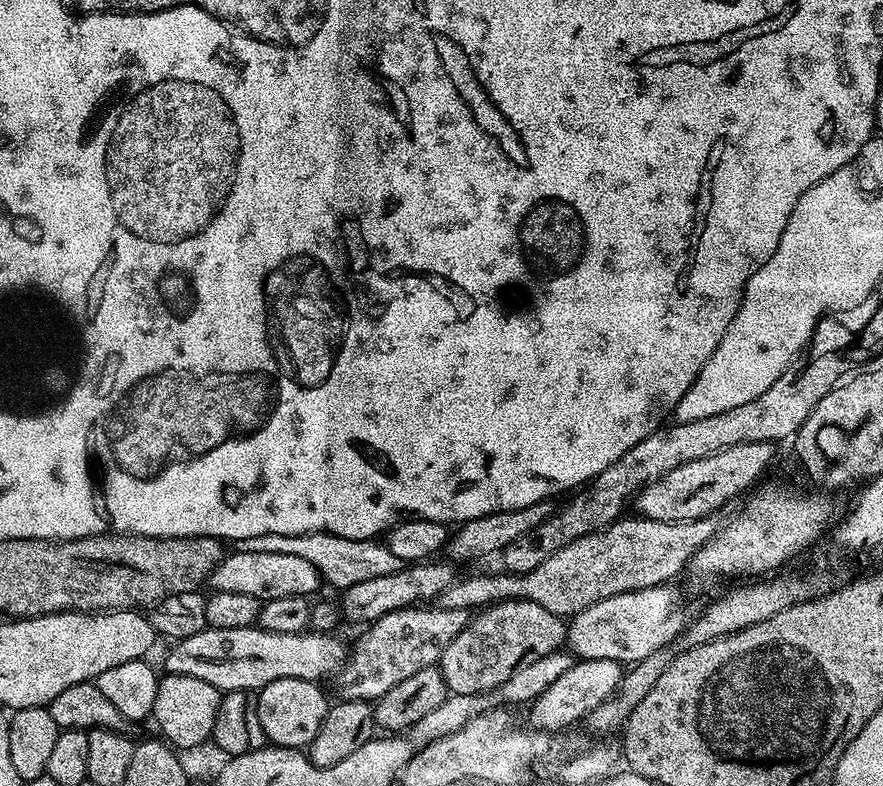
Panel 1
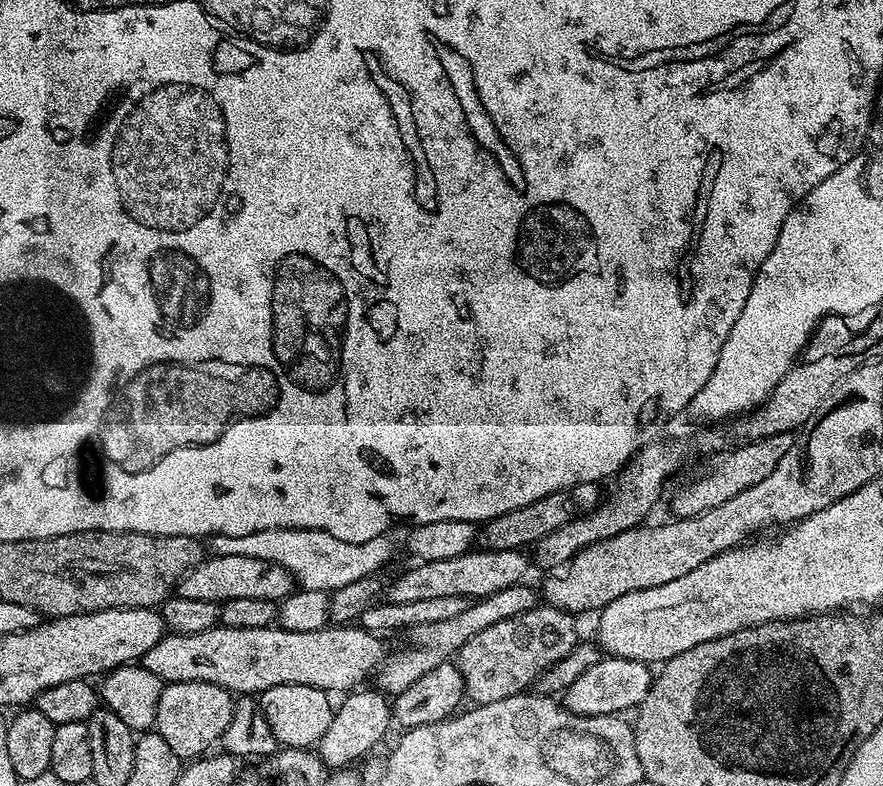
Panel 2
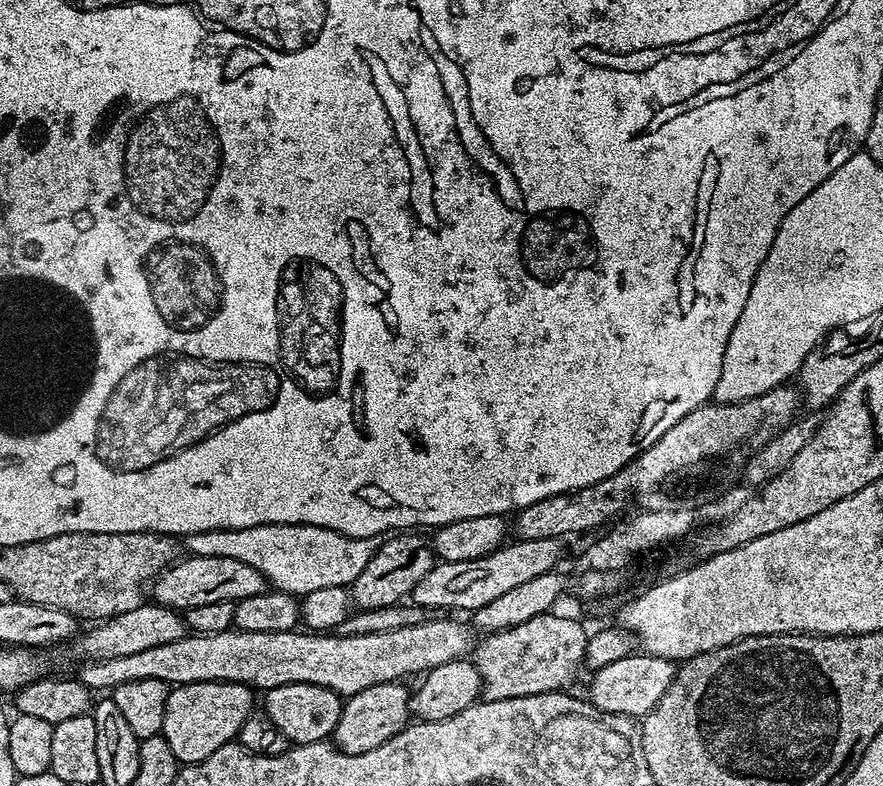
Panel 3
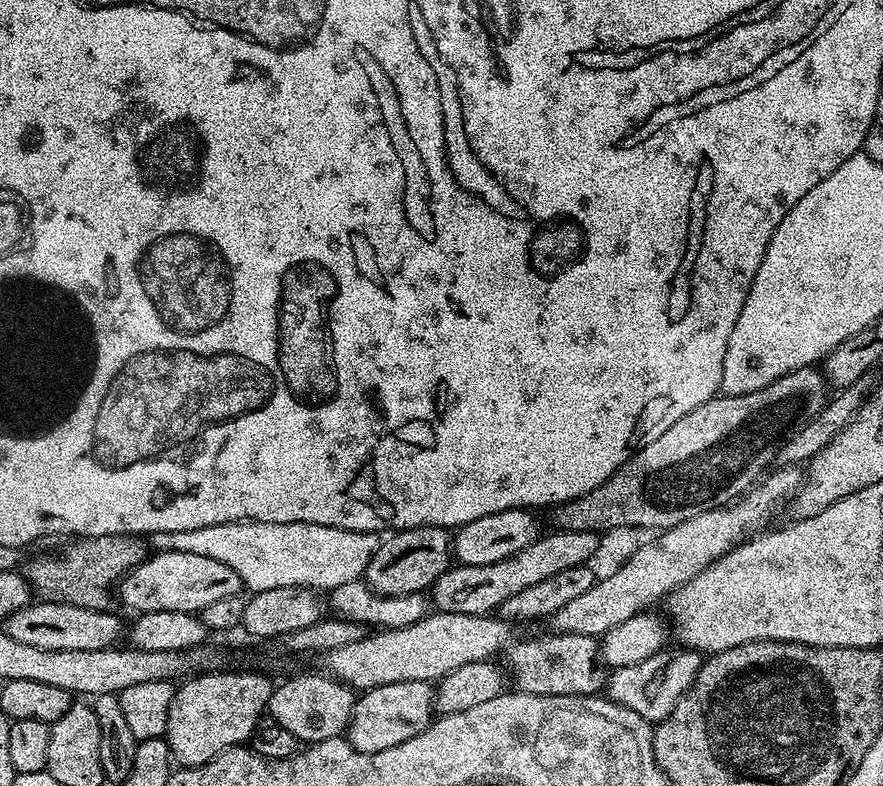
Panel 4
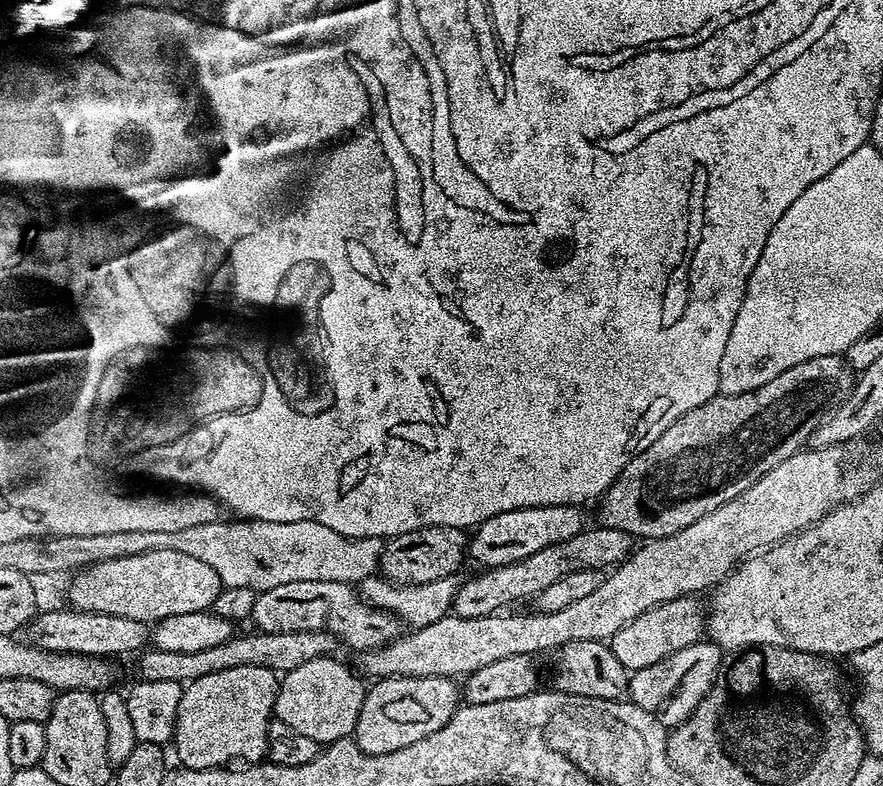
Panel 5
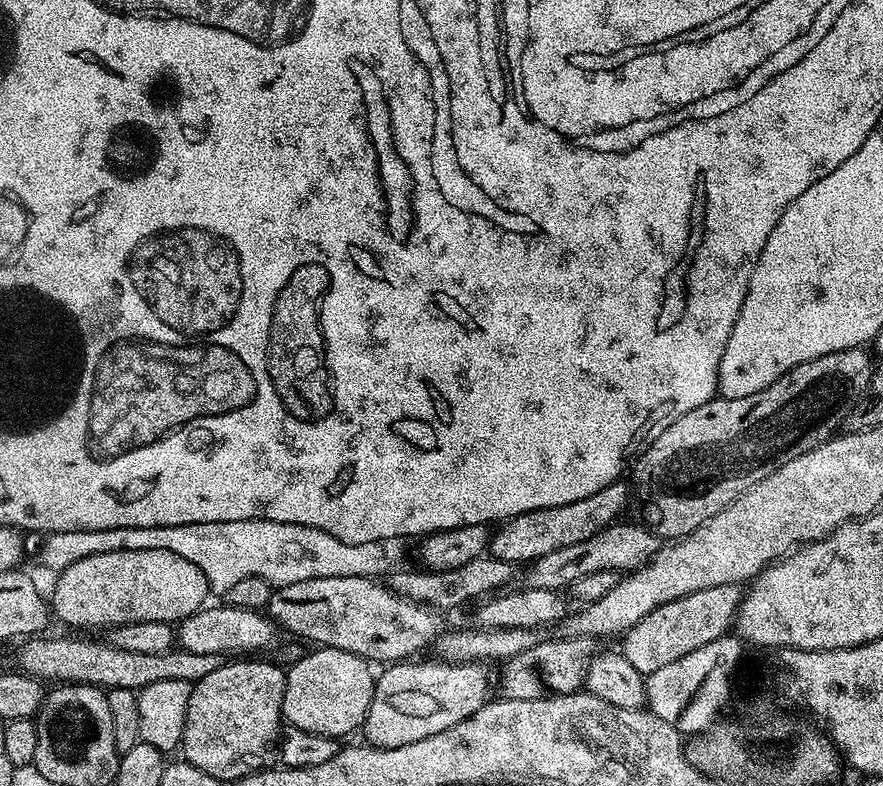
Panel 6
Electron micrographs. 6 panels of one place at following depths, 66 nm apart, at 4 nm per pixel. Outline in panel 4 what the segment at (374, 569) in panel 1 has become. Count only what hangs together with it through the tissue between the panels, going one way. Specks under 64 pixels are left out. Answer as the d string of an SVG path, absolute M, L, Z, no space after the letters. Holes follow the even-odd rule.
M241 520L202 526L198 530L153 532L150 542L161 552L202 554L202 558L224 562L238 574L241 585L253 593L278 590L278 586L331 590L342 586L342 582L361 579L370 558L376 553L378 536L375 532L351 532L306 522L275 524Z

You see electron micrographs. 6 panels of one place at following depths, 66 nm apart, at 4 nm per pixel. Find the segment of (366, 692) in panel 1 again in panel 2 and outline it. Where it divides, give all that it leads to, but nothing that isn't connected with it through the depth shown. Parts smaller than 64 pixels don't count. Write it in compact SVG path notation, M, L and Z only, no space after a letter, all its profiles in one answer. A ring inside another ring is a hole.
M521 582L514 586L506 586L506 590L498 590L489 596L481 596L475 602L469 603L462 614L449 618L446 622L430 622L426 626L418 626L407 633L408 647L387 657L375 673L375 687L389 697L402 694L410 682L418 682L422 674L430 674L440 664L447 664L459 652L460 647L474 634L486 630L486 626L494 626L494 622L502 622L504 618L514 618L526 614L526 610L537 607L538 592L528 585L528 582Z

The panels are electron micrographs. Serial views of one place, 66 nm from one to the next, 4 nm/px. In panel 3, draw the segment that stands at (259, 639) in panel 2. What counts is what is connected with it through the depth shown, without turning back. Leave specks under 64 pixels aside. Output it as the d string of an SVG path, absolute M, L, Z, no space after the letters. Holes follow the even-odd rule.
M429 618L418 626L386 630L386 634L353 636L313 634L307 630L278 634L250 634L239 630L185 634L178 642L165 642L163 646L141 650L139 654L126 654L126 658L81 663L78 679L89 690L111 690L142 678L154 678L169 686L217 680L245 684L253 690L267 690L287 684L313 684L334 690L340 697L347 698L362 690L370 690L370 686L400 682L405 679L403 676L419 677L446 662L467 657L474 639L469 625L464 624L456 620Z

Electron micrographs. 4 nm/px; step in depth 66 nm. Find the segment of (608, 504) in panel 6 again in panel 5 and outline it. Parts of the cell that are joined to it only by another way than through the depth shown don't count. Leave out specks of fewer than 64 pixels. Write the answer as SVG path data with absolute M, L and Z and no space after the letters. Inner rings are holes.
M575 504L530 506L522 510L506 510L506 514L486 518L486 522L476 525L468 541L471 563L480 564L476 566L485 569L510 566L510 562L522 562L522 558L530 558L530 554L546 550L546 546L554 546L583 532L586 527L584 511L583 507Z

